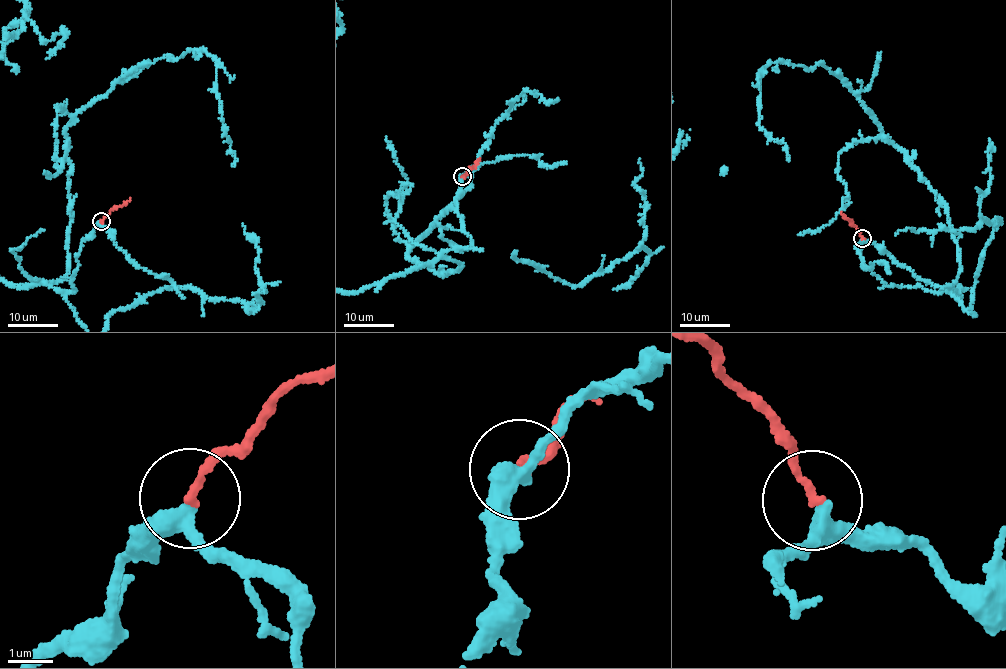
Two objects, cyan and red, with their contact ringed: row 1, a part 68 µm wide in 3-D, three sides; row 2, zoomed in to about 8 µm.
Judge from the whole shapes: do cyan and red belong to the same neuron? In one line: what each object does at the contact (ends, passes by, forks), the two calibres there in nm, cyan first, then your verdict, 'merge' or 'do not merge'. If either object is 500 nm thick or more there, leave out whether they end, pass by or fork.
cyan passes by; red ends there; 340 nm thick on the cyan side, 170 nm on the other; merge

